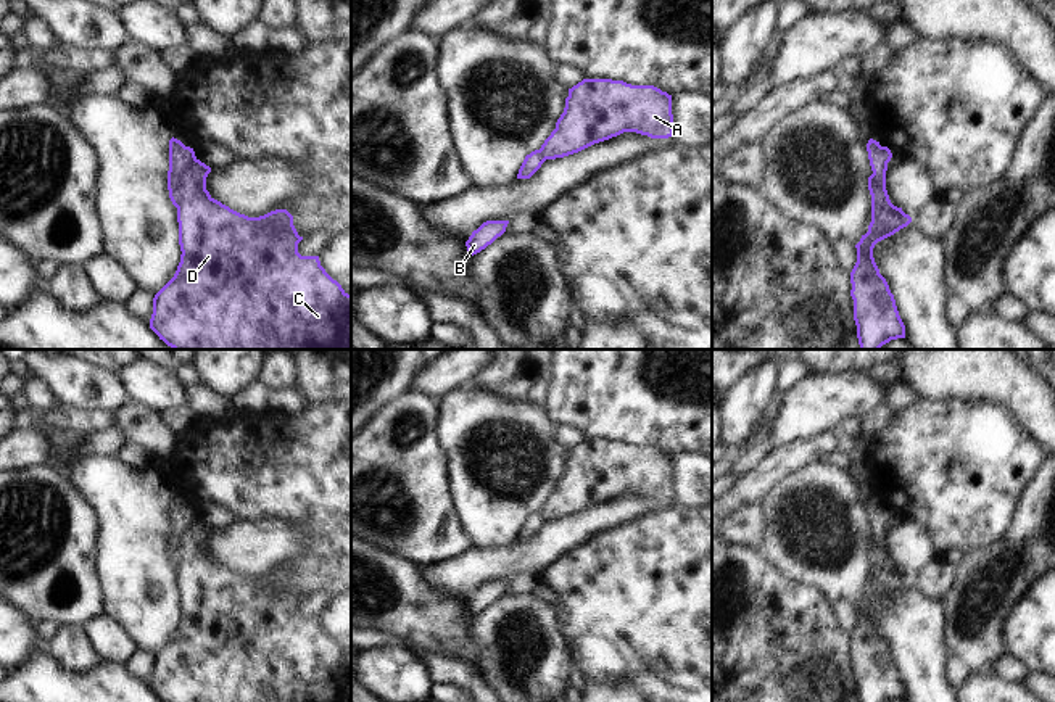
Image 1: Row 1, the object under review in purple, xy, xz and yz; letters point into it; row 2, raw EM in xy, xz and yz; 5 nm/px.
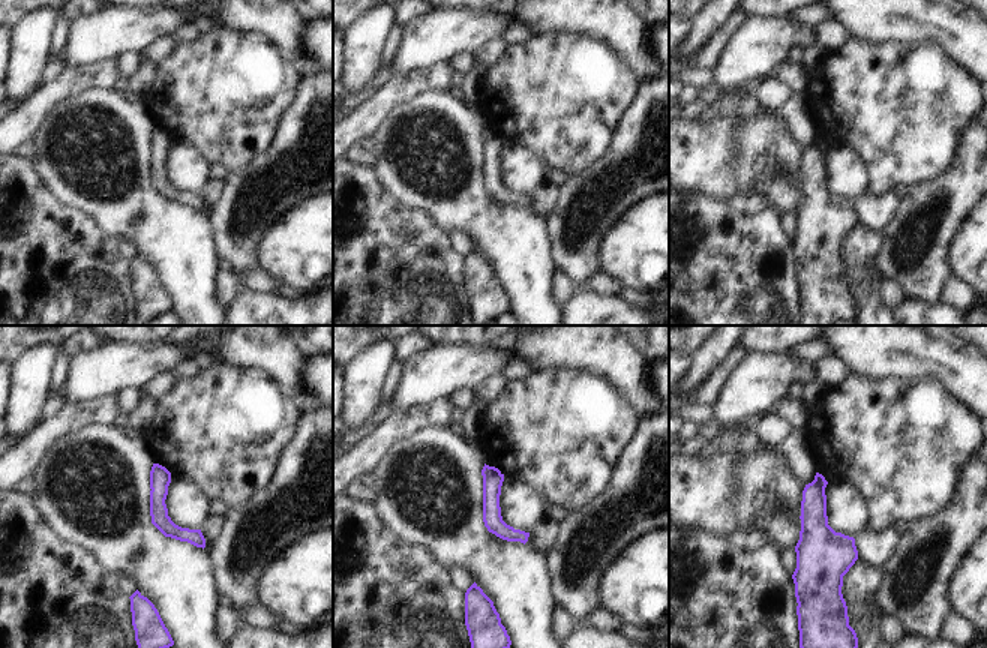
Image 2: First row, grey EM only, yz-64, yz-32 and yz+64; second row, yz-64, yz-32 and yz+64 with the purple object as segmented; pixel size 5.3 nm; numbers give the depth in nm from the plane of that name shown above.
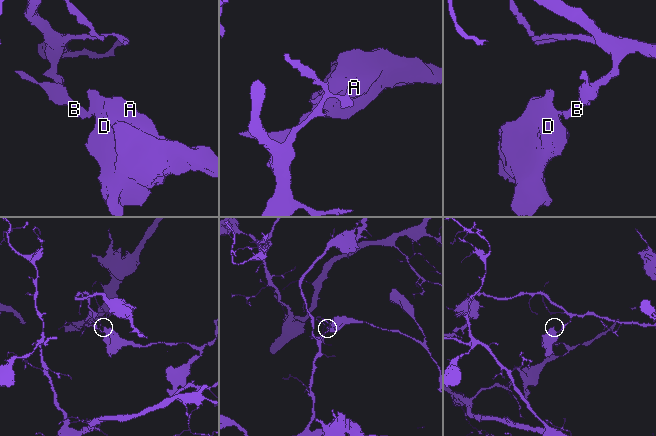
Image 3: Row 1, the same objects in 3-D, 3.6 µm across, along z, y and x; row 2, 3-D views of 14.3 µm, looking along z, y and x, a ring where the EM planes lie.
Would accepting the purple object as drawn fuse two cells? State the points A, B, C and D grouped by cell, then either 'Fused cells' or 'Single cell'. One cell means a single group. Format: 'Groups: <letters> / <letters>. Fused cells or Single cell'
Groups: A C D / B. Fused cells.

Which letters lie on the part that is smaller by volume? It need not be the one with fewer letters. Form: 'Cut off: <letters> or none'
Cut off: A, C, D

